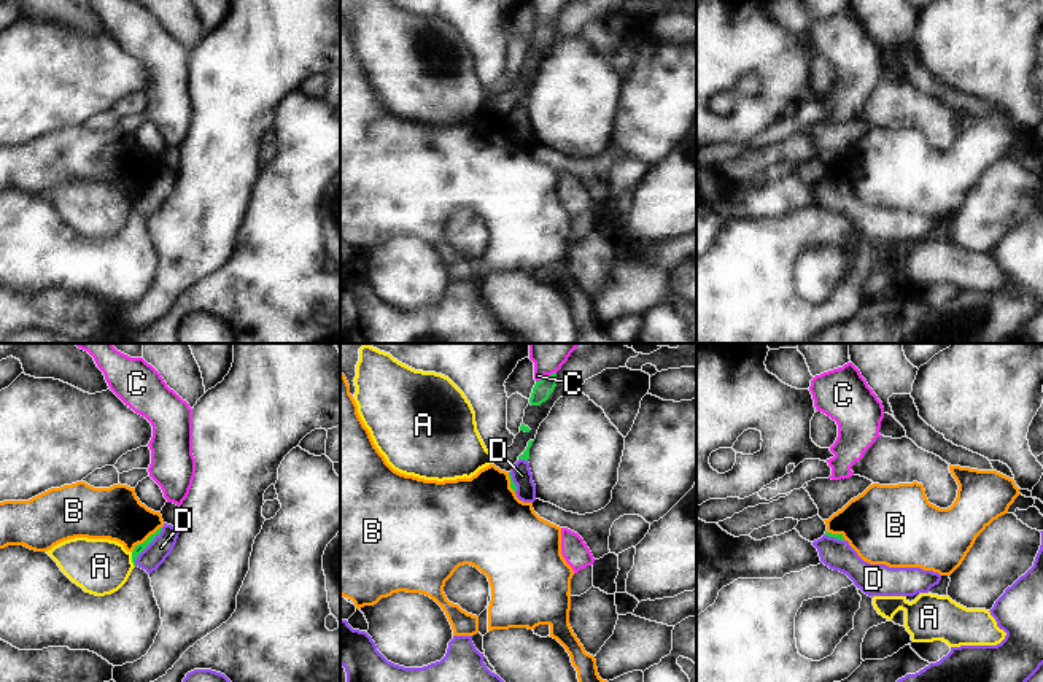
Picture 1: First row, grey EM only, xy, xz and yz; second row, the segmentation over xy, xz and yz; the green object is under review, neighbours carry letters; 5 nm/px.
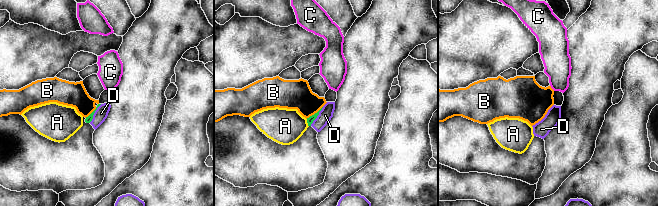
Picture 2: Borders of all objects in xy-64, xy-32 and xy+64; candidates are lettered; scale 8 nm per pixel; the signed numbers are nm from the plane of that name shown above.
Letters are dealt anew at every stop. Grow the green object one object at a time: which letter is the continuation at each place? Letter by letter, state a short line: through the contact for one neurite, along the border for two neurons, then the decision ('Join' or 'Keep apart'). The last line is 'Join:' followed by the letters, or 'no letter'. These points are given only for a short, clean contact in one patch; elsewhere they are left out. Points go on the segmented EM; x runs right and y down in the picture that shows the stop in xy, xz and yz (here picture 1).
A: Line: xy (131, 552), (134, 566). Keep apart
B: Line: xy (161, 526), (132, 552). Keep apart
C: Keep apart
D: Line: xy (140, 547), (147, 546), (161, 547). Join
Join: D

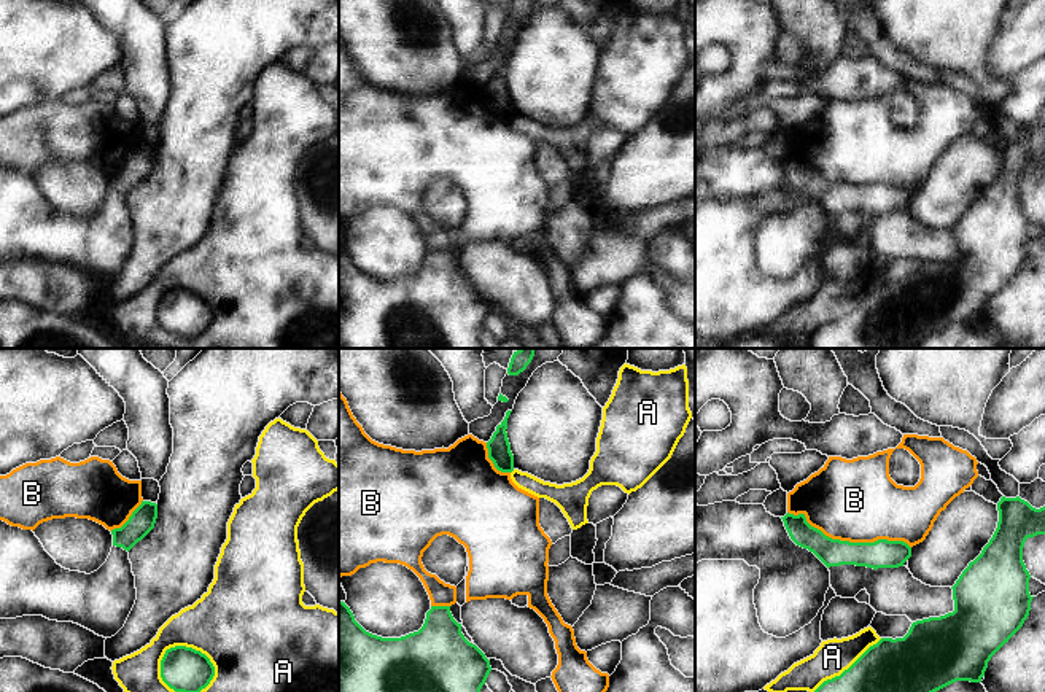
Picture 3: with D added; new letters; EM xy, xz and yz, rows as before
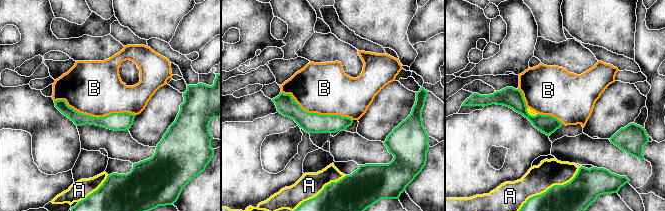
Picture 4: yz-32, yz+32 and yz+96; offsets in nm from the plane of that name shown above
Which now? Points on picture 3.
A: Keep apart
B: Keep apart
Join: no letter

